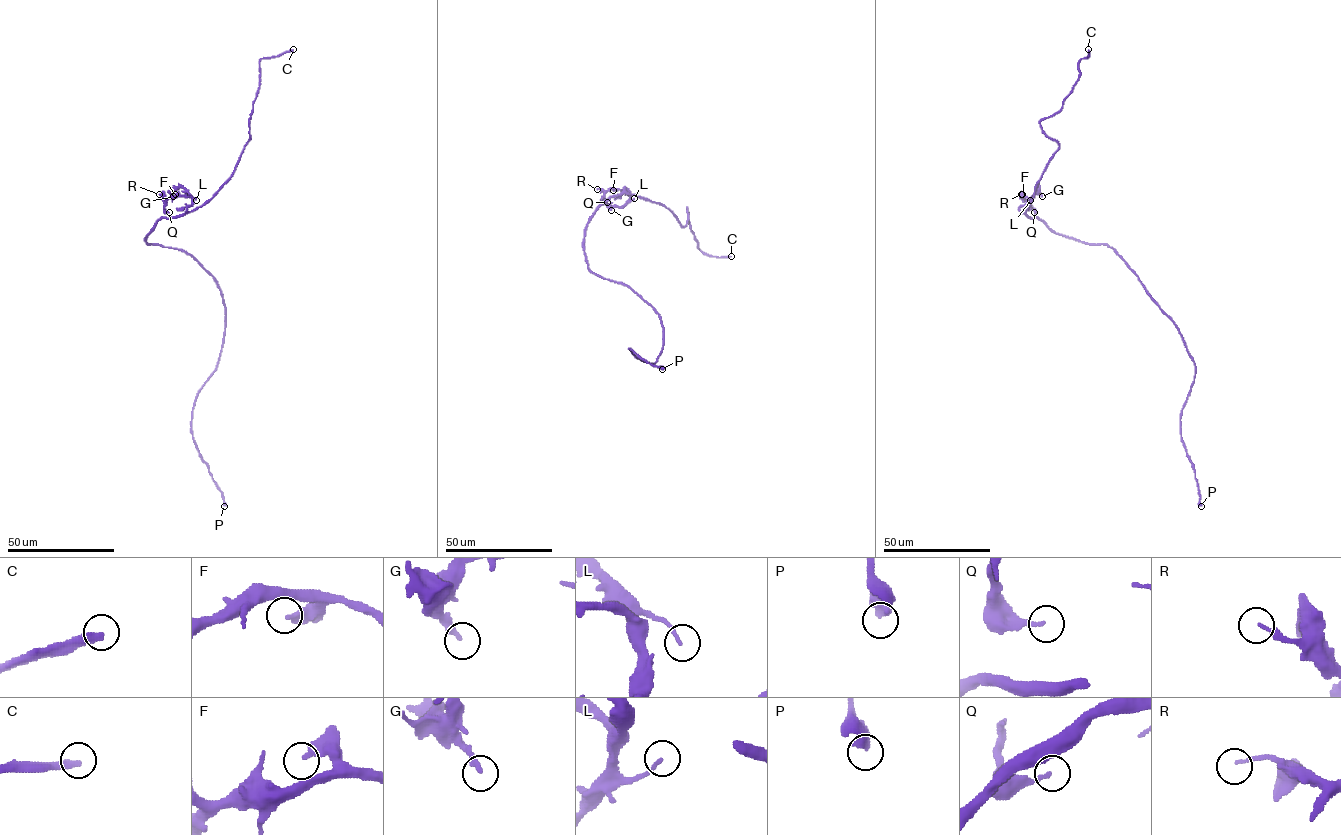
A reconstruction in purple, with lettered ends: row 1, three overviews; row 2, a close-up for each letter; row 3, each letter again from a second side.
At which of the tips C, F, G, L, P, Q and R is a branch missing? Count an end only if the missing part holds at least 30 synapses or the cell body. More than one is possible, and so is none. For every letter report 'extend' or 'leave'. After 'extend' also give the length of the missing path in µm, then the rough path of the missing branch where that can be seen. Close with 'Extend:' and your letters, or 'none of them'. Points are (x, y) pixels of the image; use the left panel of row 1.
C: extend | 130 µm | (293, 49), (324, 41), (332, 47), (333, 44), (268, 57), (249, 58), (233, 51), (220, 72), (219, 86)
F: leave
G: leave
L: leave
P: leave
Q: leave
R: leave
Extend: C

